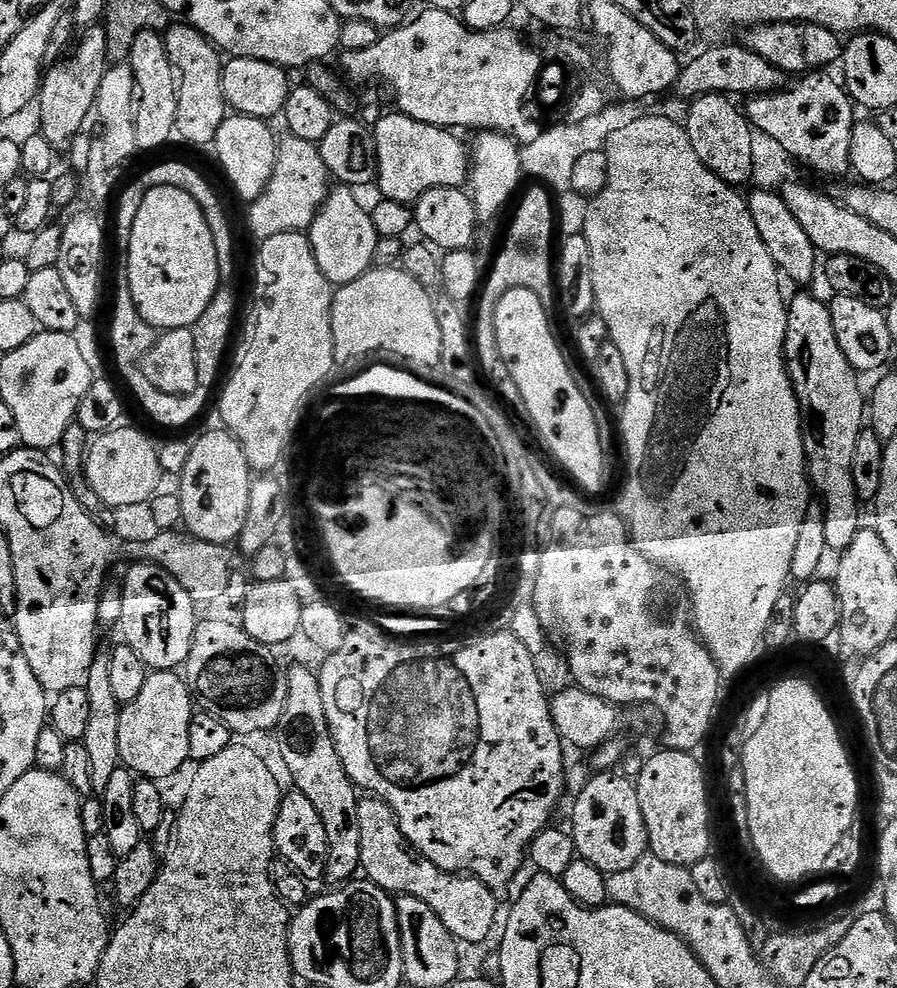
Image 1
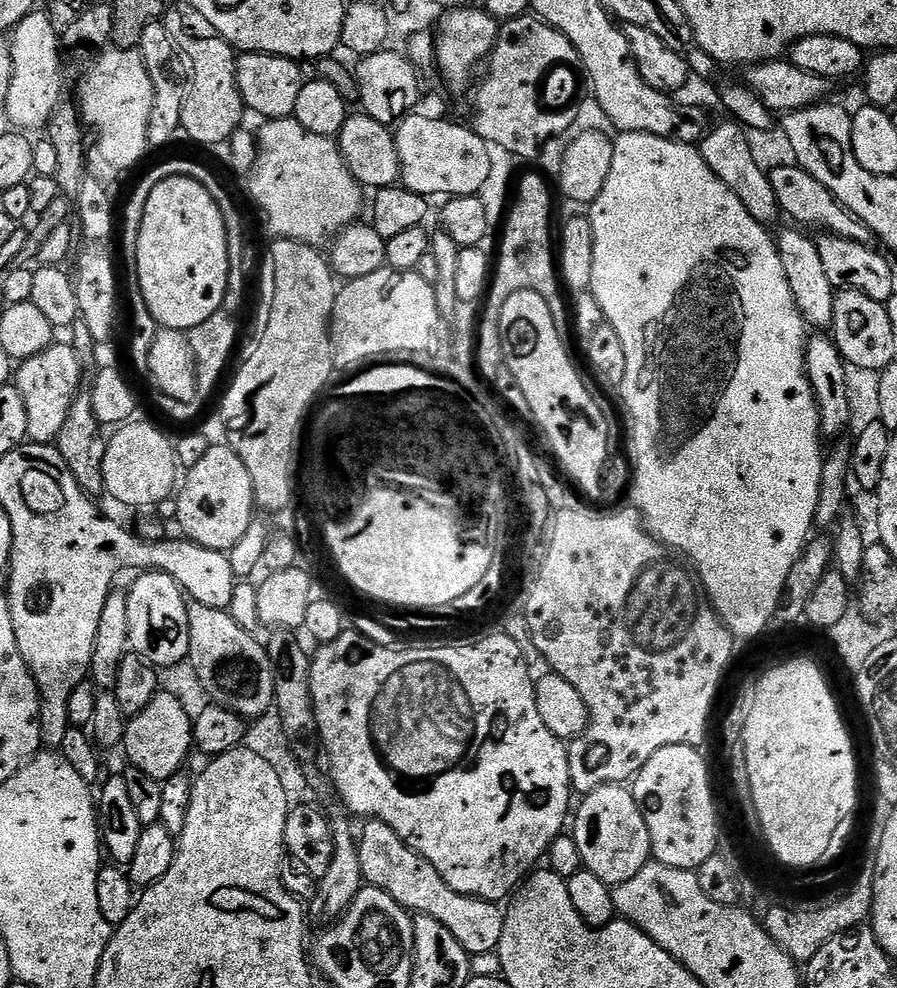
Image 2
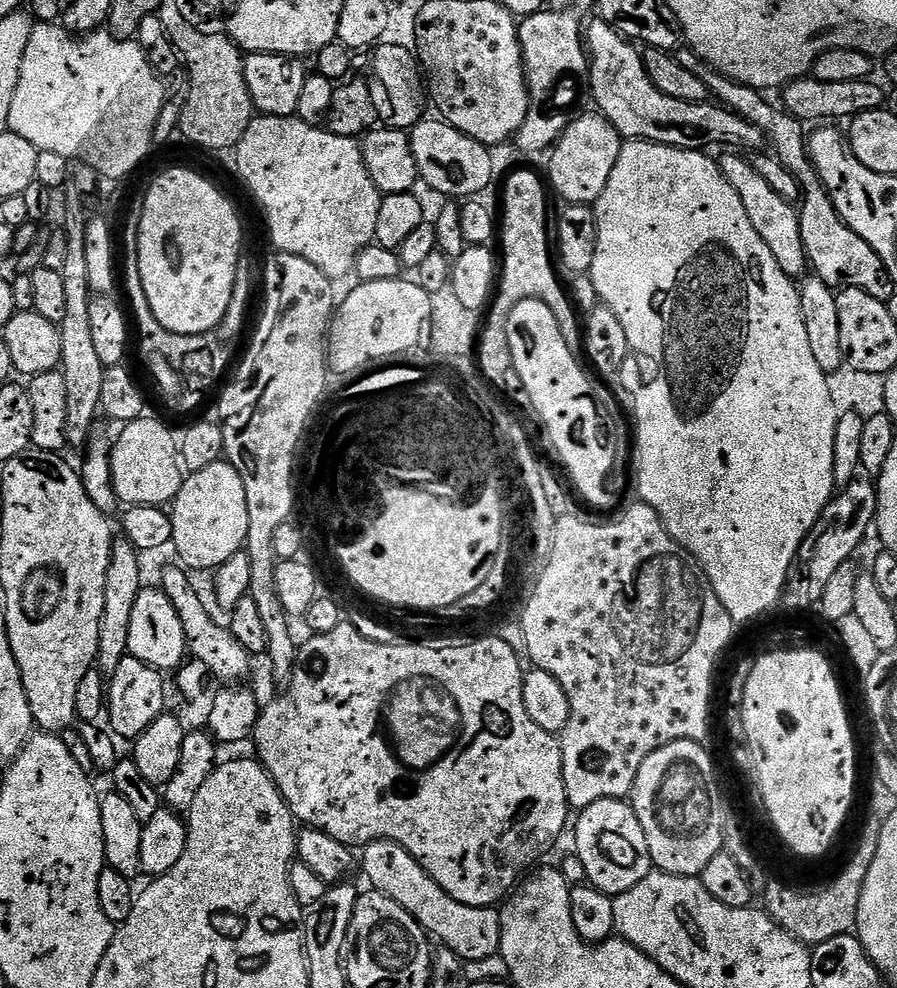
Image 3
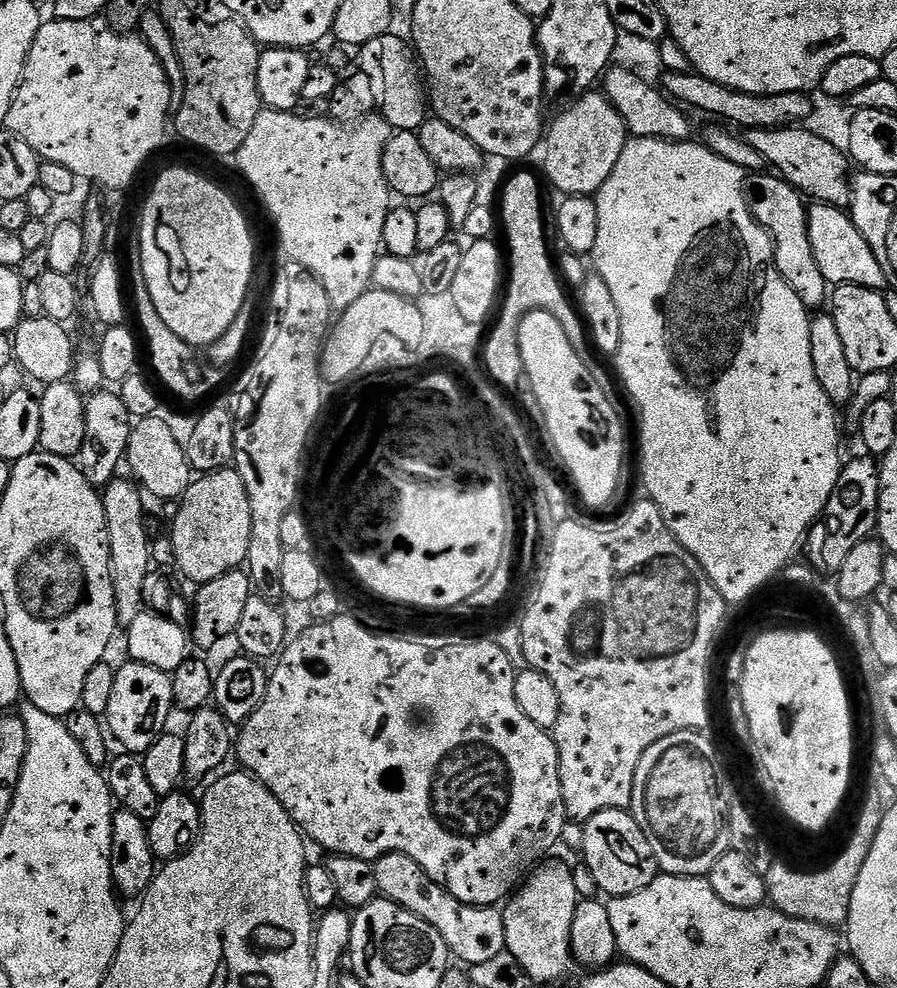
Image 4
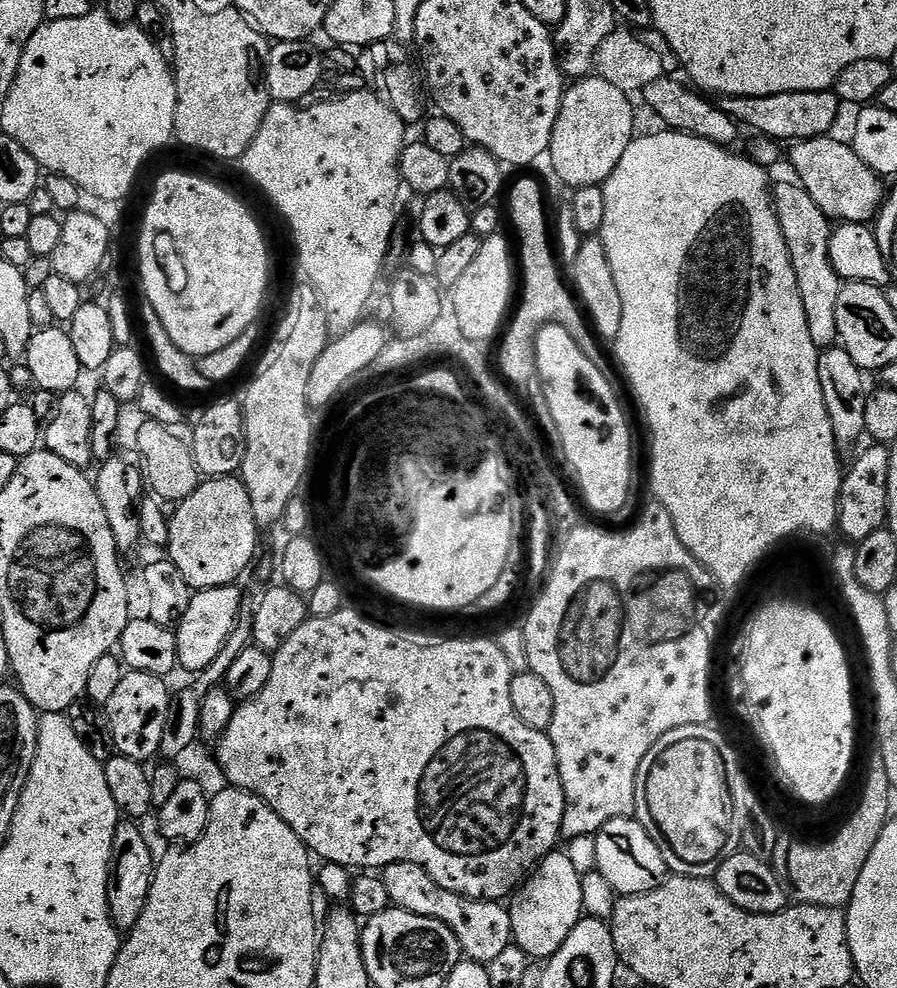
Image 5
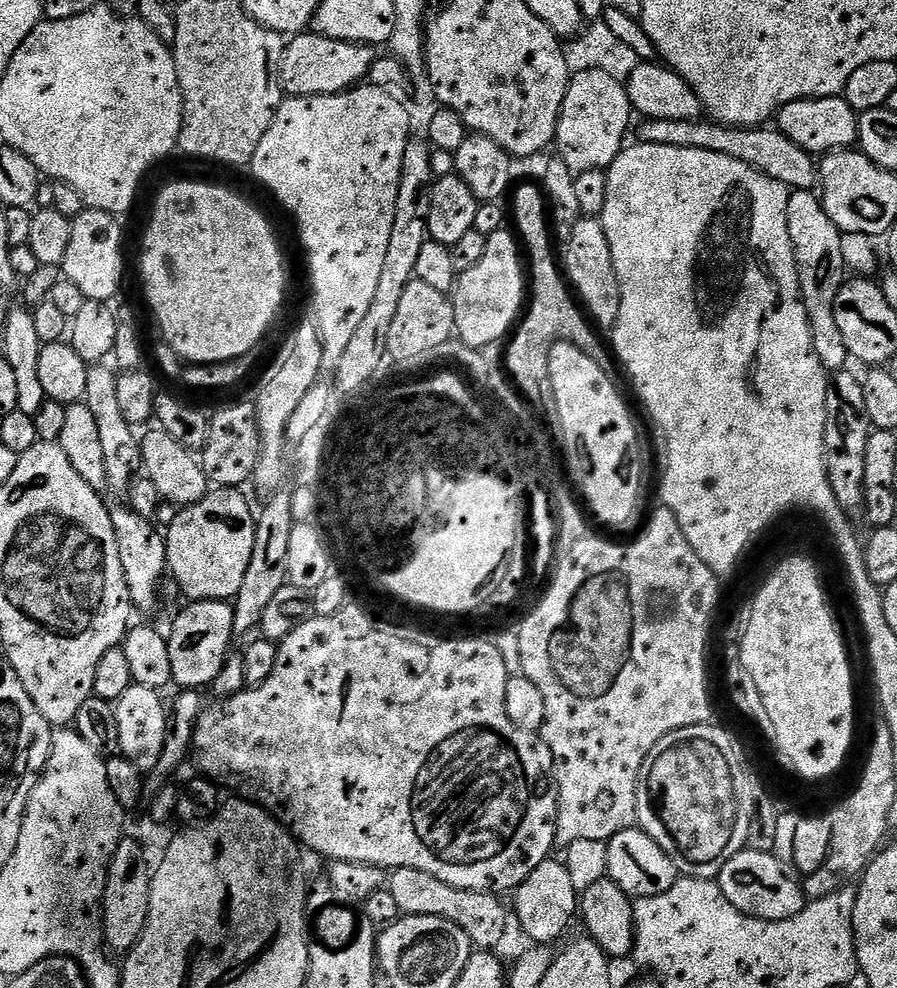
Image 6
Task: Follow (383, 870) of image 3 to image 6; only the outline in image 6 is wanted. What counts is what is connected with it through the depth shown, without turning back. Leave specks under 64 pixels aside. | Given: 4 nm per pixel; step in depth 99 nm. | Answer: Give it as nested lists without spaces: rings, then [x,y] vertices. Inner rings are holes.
[[[393,868],[386,880],[386,891],[398,902],[398,910],[405,916],[433,916],[454,922],[471,938],[473,945],[480,950],[496,950],[508,932],[510,912],[504,909],[499,895],[491,892],[467,892],[450,886],[426,870],[413,868]]]

